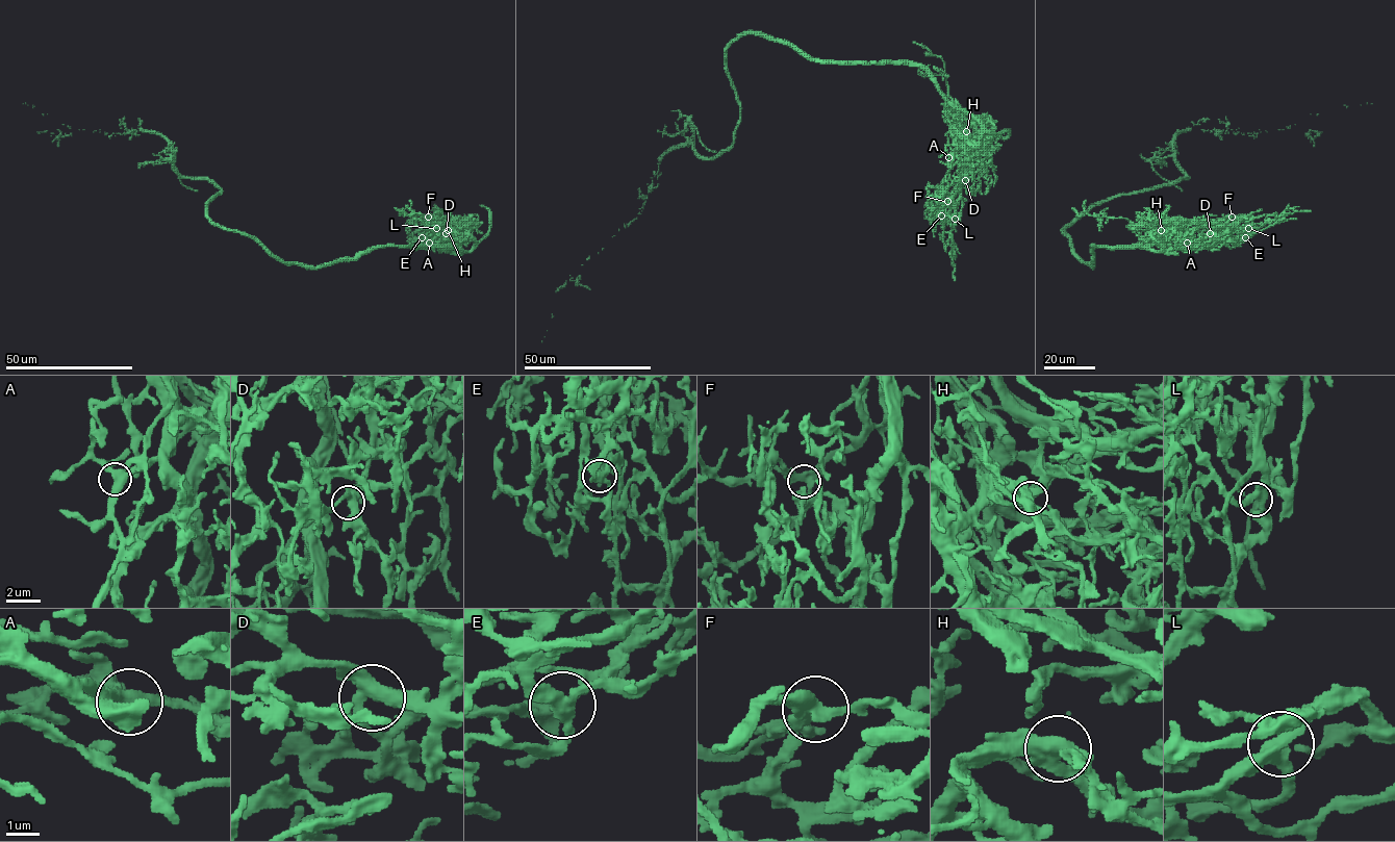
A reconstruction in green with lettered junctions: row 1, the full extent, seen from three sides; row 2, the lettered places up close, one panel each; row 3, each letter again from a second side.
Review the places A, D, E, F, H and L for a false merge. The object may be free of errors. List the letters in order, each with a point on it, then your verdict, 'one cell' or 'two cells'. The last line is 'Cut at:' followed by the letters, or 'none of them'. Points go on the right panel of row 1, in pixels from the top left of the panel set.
A: (1187, 243) | one cell
D: (1210, 233) | one cell
E: (1245, 237) | one cell
F: (1232, 217) | one cell
H: (1161, 230) | one cell
L: (1248, 228) | one cell
Cut at: none of them

